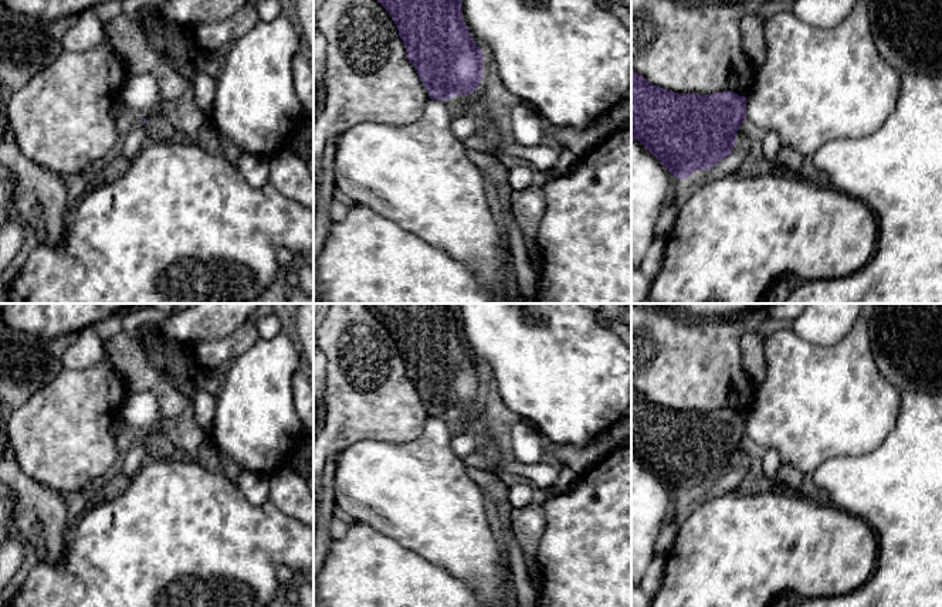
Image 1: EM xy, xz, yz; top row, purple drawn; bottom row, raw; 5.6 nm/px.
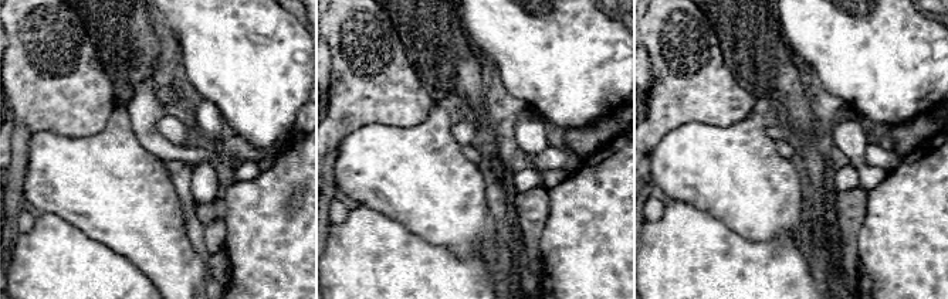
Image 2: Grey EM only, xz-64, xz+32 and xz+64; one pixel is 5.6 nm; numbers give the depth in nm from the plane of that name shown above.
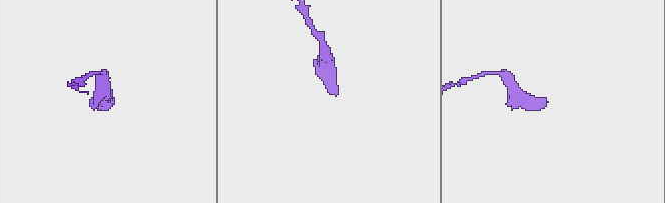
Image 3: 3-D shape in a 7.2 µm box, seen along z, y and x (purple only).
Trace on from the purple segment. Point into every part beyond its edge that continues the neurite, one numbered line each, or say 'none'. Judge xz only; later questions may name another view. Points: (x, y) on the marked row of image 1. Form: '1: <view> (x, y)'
none

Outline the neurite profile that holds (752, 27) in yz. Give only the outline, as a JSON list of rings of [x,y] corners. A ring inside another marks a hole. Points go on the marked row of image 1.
[[[756,14],[743,16],[741,20],[742,48],[756,69],[765,62],[765,20]]]

